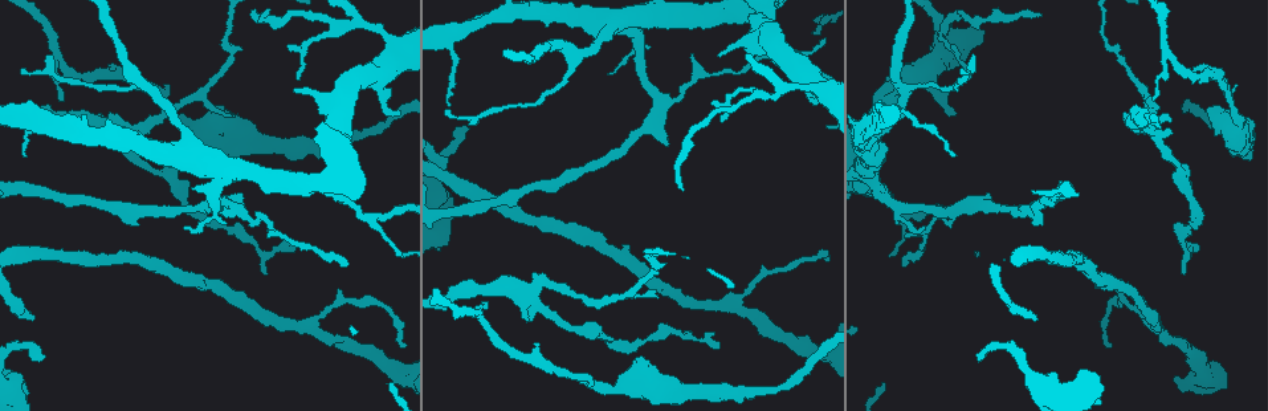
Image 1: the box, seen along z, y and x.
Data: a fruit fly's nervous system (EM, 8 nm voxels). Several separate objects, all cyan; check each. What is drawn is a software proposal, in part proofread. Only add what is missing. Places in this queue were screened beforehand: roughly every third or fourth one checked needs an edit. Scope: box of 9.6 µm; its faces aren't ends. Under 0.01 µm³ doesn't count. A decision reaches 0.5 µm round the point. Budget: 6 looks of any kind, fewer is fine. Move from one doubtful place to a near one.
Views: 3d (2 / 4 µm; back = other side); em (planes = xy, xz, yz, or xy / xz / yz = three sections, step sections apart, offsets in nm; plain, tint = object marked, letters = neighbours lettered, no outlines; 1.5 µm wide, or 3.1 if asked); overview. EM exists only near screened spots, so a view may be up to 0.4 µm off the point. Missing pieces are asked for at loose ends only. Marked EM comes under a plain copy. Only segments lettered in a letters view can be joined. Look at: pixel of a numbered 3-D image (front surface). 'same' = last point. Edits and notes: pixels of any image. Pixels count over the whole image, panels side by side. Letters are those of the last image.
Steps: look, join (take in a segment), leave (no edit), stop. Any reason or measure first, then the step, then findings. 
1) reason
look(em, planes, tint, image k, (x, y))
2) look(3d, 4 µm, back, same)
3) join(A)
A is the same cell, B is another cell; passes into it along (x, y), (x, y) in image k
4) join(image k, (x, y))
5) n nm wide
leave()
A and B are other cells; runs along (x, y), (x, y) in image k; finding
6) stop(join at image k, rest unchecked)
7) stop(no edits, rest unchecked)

tapers out
look(em, xy, step 8, letters, image 1, (720, 343))

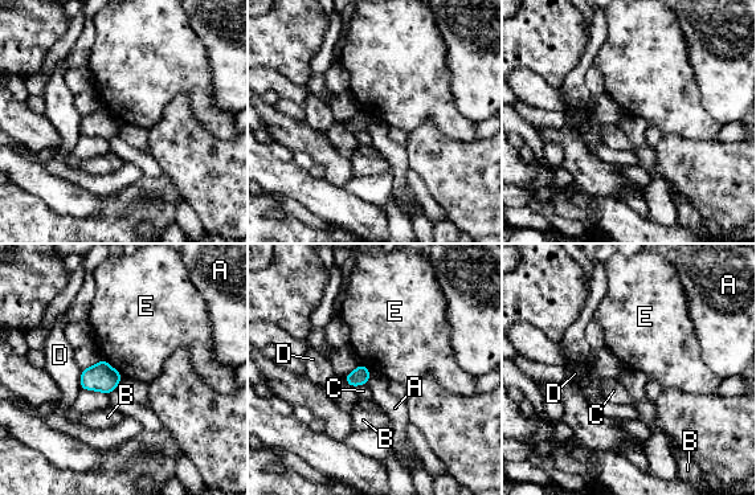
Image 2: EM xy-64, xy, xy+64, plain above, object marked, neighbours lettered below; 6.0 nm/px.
look(em, planes, letters, same)

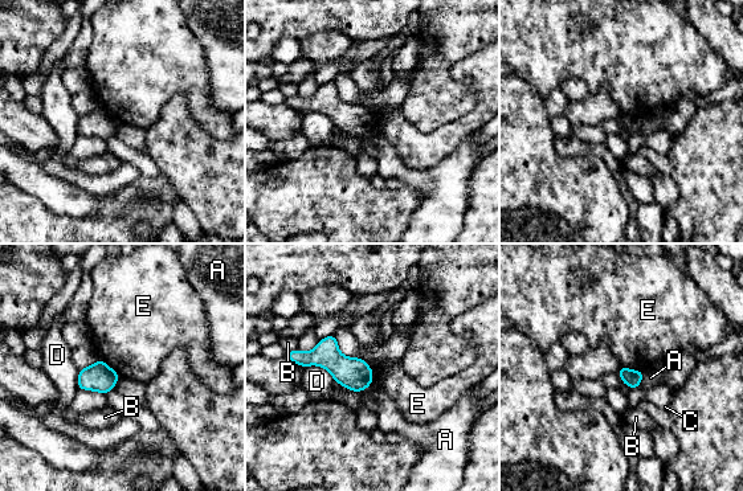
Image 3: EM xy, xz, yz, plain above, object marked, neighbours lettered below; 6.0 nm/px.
100 nm wide
leave()
A, B, C, D and E are other cells; border along (621, 365), (643, 372) in image 3; no lettered segment goes on from it

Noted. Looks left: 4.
thin end
look(em, xy, step 4, letters, image 1, (23, 155))

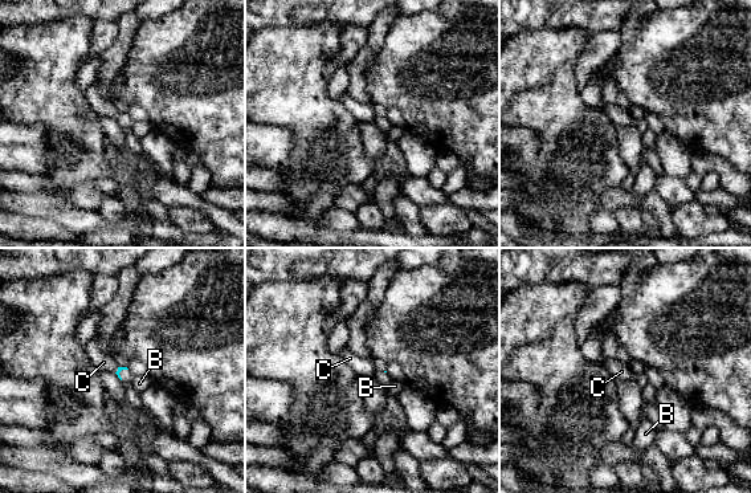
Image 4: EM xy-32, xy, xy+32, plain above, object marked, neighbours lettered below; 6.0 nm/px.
look(em, planes, letters, same)

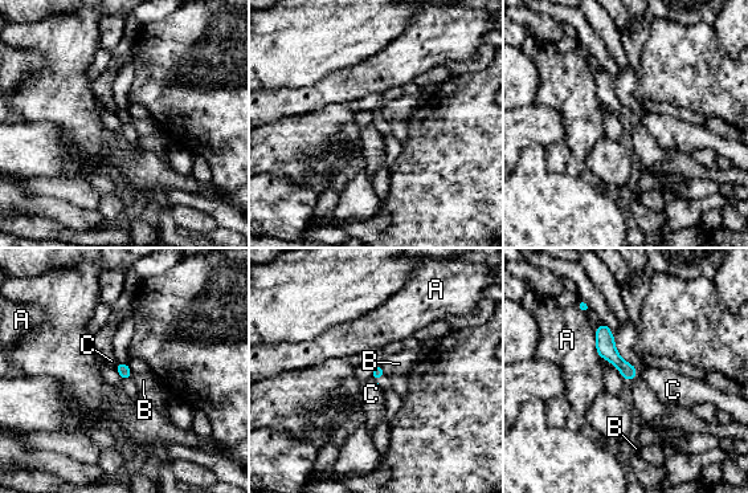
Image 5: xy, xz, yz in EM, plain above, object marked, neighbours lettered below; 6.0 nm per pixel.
leave()
A, B and C are other cells; border along (636, 367), (640, 375) in image 5; no lettered segment goes on from it

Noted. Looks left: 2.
an open end
look(em, xy, step 4, tint, image 1, (981, 354))

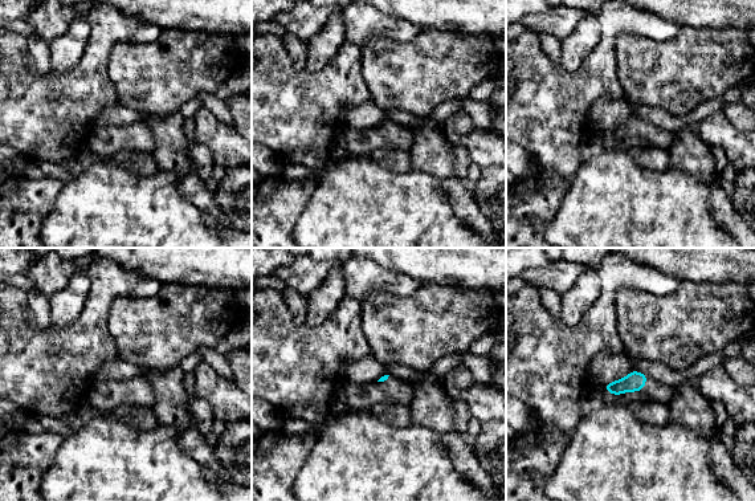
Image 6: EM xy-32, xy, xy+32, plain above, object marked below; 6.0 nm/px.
another direction
look(em, planes, letters, same)

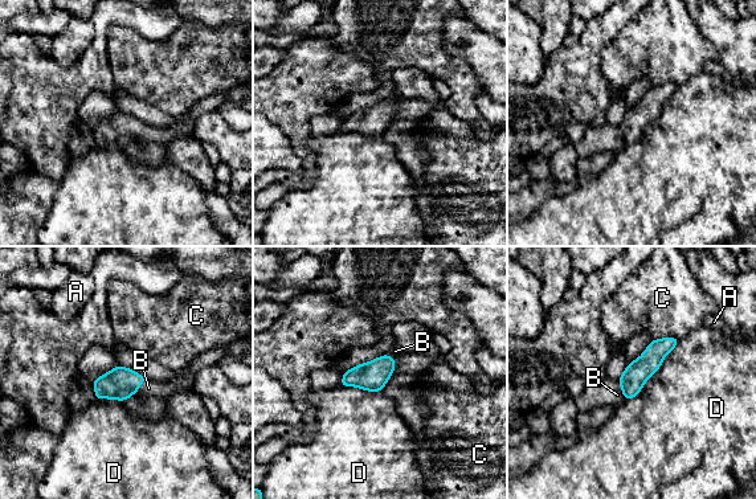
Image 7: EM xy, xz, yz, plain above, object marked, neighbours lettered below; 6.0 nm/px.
150 nm wide
join(B)
B is the same cell, A, C and D are other cells; the neuron continues

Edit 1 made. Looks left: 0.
stop(join at image 7, rest unchecked)

